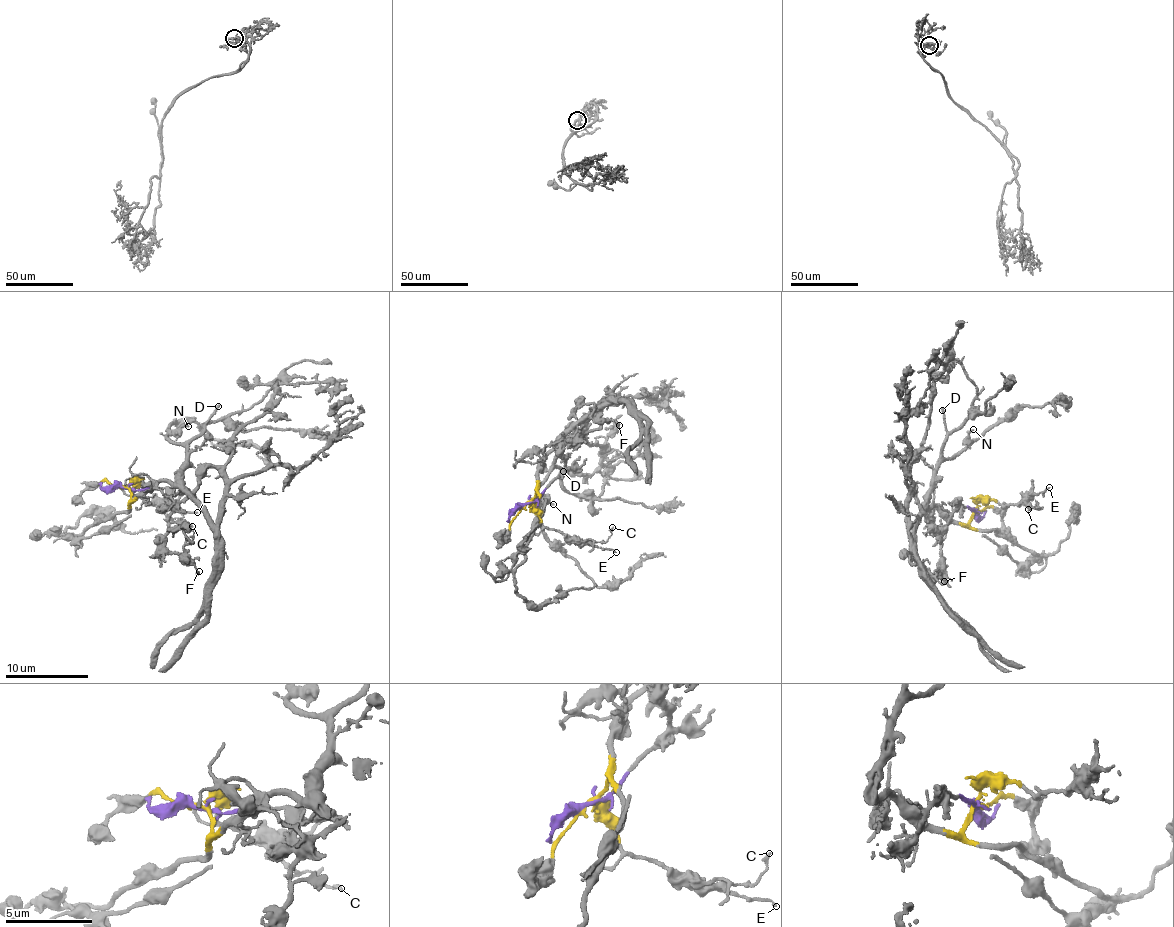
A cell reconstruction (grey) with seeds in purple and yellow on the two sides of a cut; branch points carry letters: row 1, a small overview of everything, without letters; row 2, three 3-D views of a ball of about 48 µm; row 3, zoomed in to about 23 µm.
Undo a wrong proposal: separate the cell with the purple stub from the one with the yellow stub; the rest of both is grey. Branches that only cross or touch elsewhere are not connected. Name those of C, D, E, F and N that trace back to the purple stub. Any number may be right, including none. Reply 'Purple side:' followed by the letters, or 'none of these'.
Purple side: F

